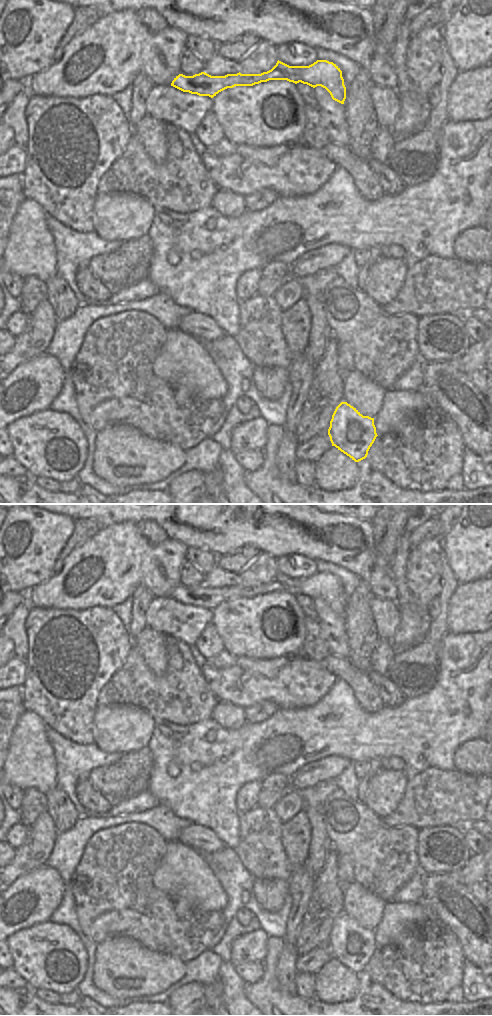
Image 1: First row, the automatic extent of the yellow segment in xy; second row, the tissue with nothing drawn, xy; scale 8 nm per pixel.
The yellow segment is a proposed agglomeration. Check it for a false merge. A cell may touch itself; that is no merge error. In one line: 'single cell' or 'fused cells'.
single cell

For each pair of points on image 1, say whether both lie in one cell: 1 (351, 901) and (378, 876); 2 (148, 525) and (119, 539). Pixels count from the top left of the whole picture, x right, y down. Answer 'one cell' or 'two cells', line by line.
1: two cells
2: two cells

